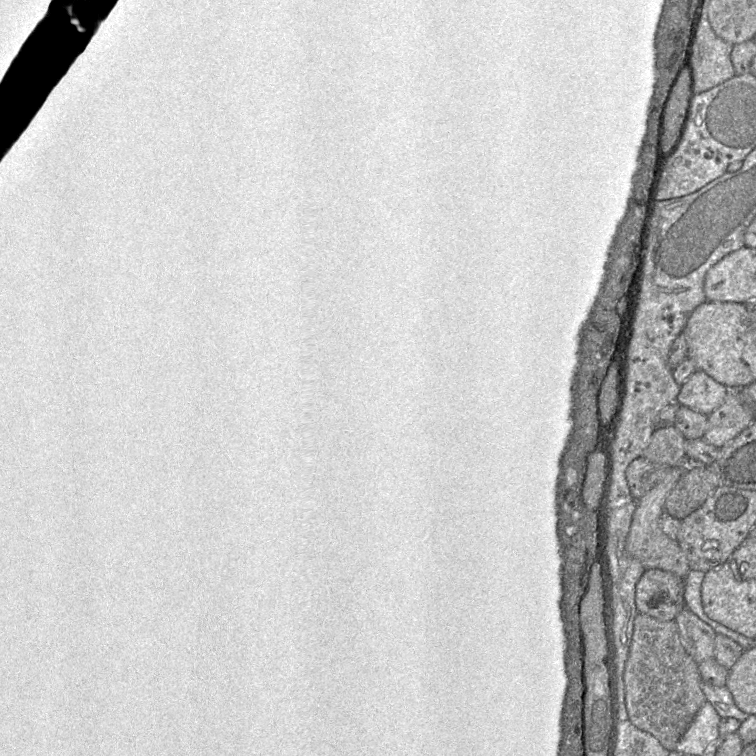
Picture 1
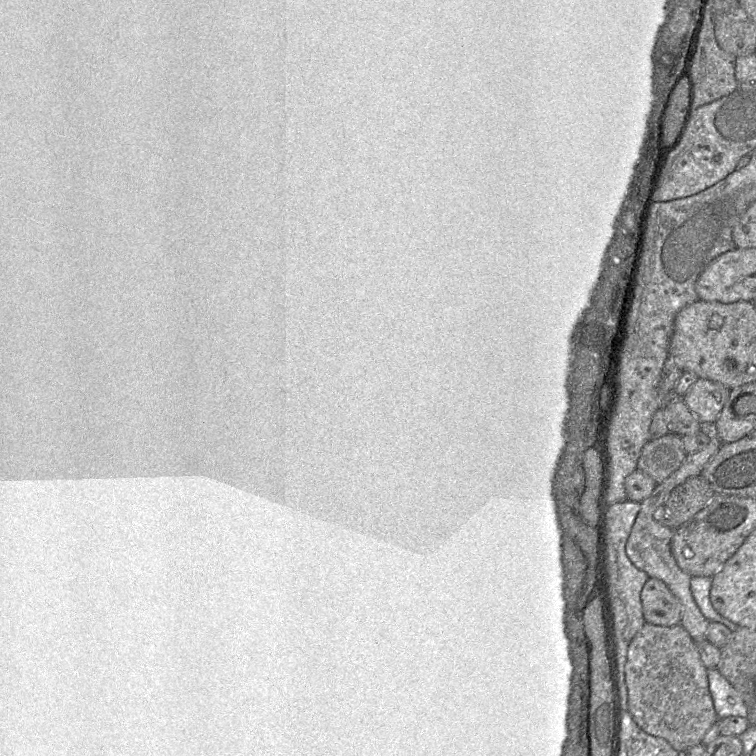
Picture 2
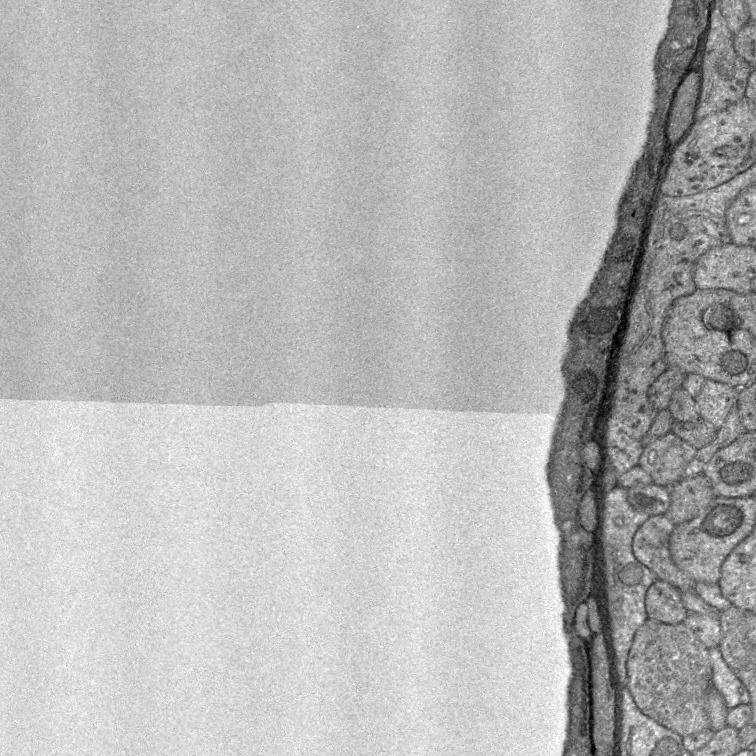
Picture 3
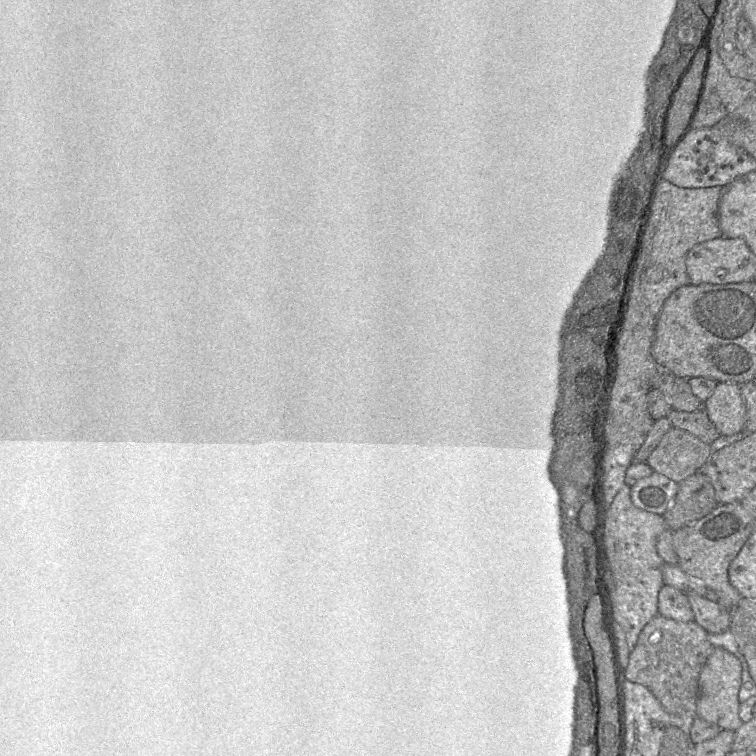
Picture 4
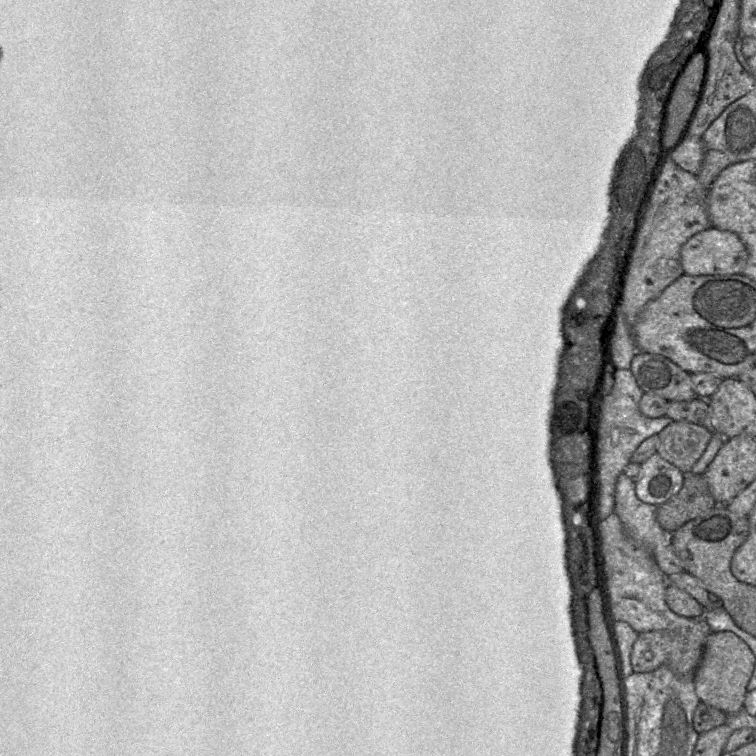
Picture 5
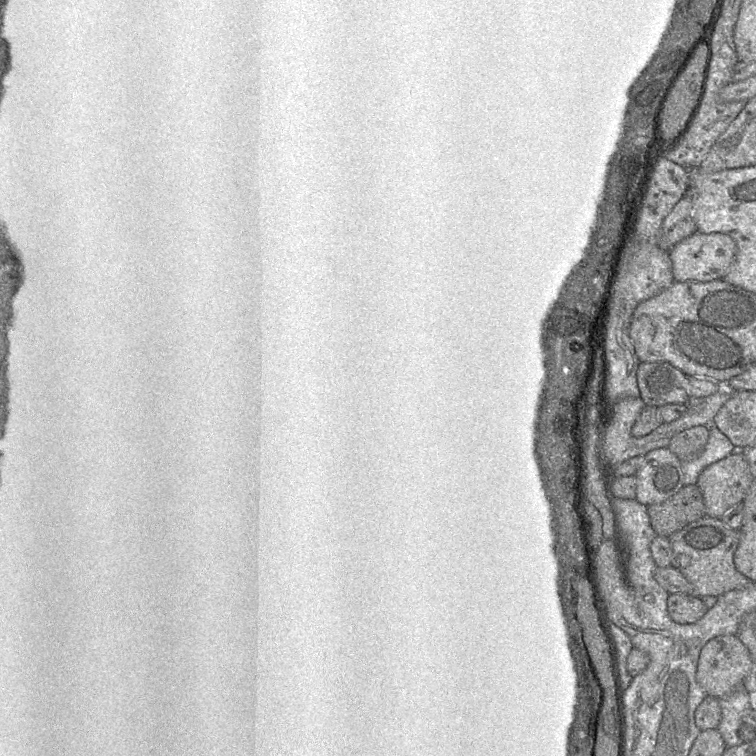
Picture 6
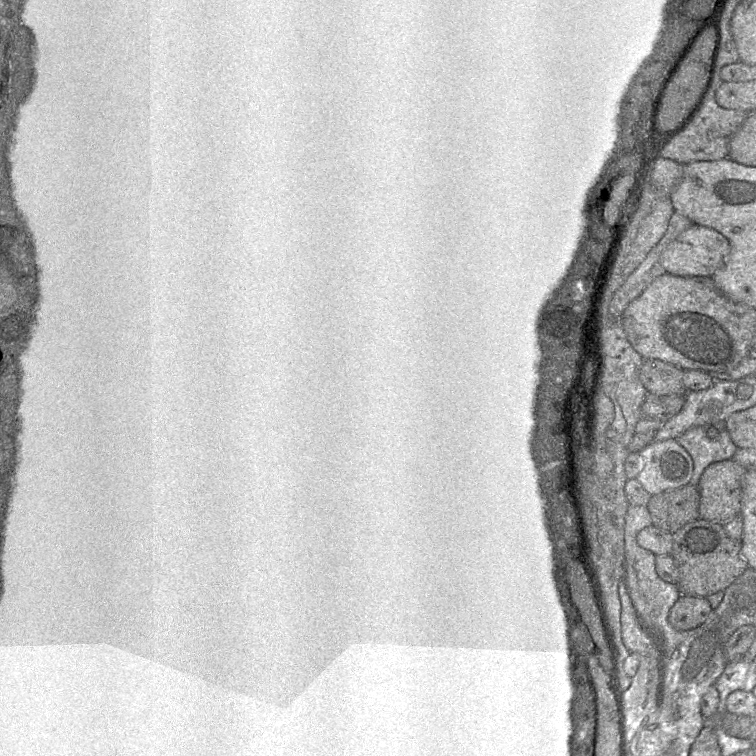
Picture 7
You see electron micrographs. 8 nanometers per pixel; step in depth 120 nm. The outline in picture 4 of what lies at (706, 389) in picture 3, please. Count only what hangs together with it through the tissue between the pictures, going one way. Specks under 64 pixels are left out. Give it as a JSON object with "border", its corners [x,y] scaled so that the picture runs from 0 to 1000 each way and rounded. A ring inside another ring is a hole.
{"border":[[[948,507],[930,540],[954,579],[975,579],[987,558],[987,540],[980,511],[972,507]]]}

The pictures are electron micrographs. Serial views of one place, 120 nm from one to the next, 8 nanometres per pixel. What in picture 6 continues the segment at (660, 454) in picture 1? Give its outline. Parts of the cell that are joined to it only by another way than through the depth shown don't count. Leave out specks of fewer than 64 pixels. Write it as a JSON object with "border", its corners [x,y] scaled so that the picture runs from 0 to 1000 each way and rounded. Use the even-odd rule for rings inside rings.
{"border":[[[921,563],[902,570],[885,585],[884,594],[903,612],[922,606],[930,597],[937,579],[937,563]]]}

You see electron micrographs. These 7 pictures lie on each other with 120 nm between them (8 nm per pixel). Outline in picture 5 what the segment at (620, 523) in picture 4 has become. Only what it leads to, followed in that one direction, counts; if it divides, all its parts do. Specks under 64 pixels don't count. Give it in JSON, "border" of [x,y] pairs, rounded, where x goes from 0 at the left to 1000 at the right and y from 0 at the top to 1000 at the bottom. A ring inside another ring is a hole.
{"border":[[[823,624],[815,638],[811,677],[837,713],[862,730],[885,718],[885,708],[869,690],[868,672],[843,659],[840,642]]]}

